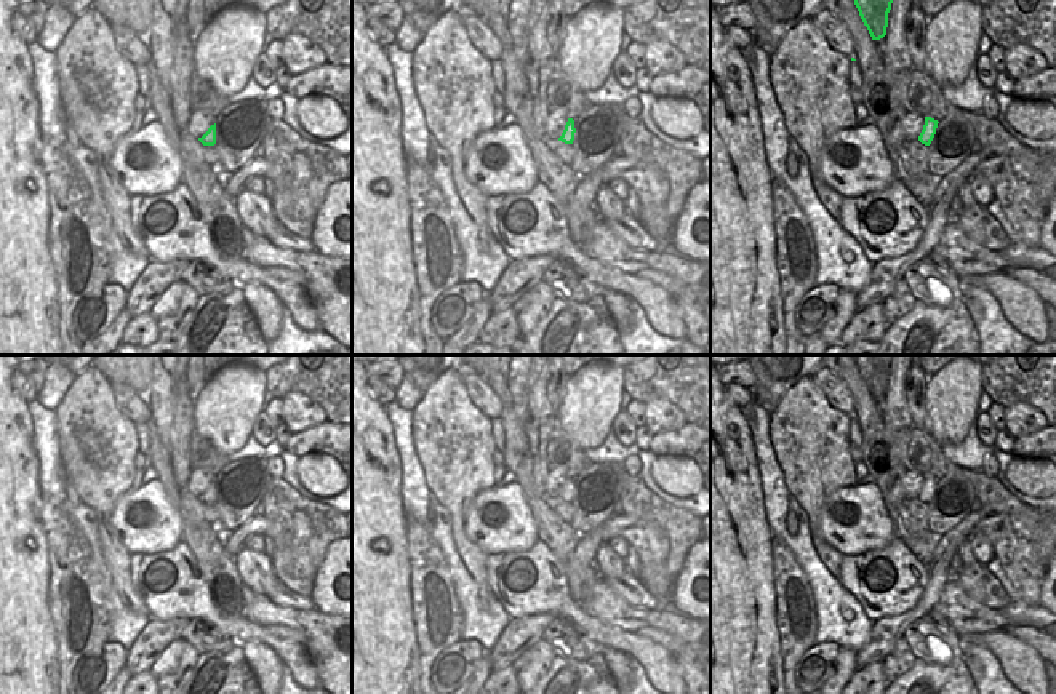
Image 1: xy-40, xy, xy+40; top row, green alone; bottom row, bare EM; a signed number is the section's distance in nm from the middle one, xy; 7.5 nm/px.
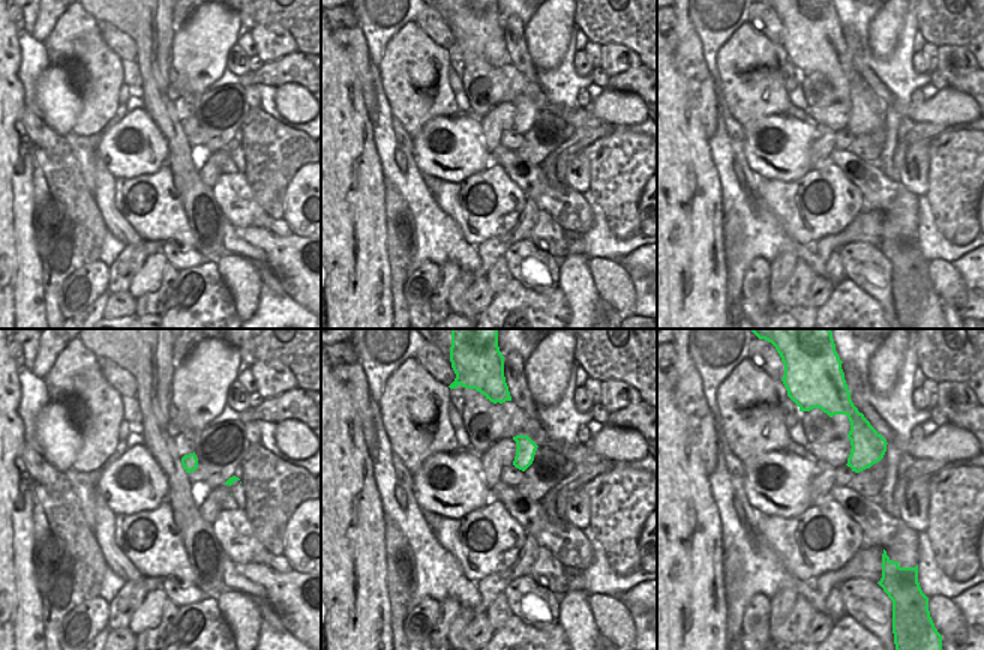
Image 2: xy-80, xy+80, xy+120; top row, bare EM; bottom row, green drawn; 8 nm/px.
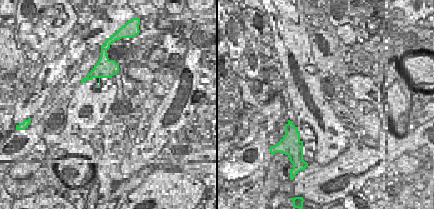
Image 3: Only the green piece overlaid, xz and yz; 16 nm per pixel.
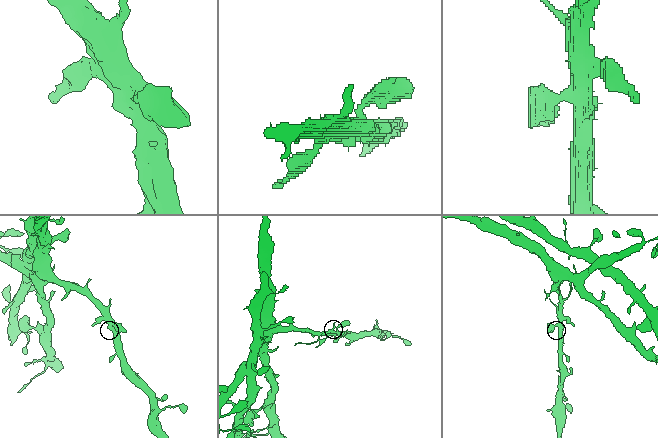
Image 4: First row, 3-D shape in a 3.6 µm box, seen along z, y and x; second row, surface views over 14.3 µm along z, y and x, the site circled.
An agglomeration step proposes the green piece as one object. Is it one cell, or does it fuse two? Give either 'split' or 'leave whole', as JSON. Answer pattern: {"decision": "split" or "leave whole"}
{"decision": "leave whole"}

